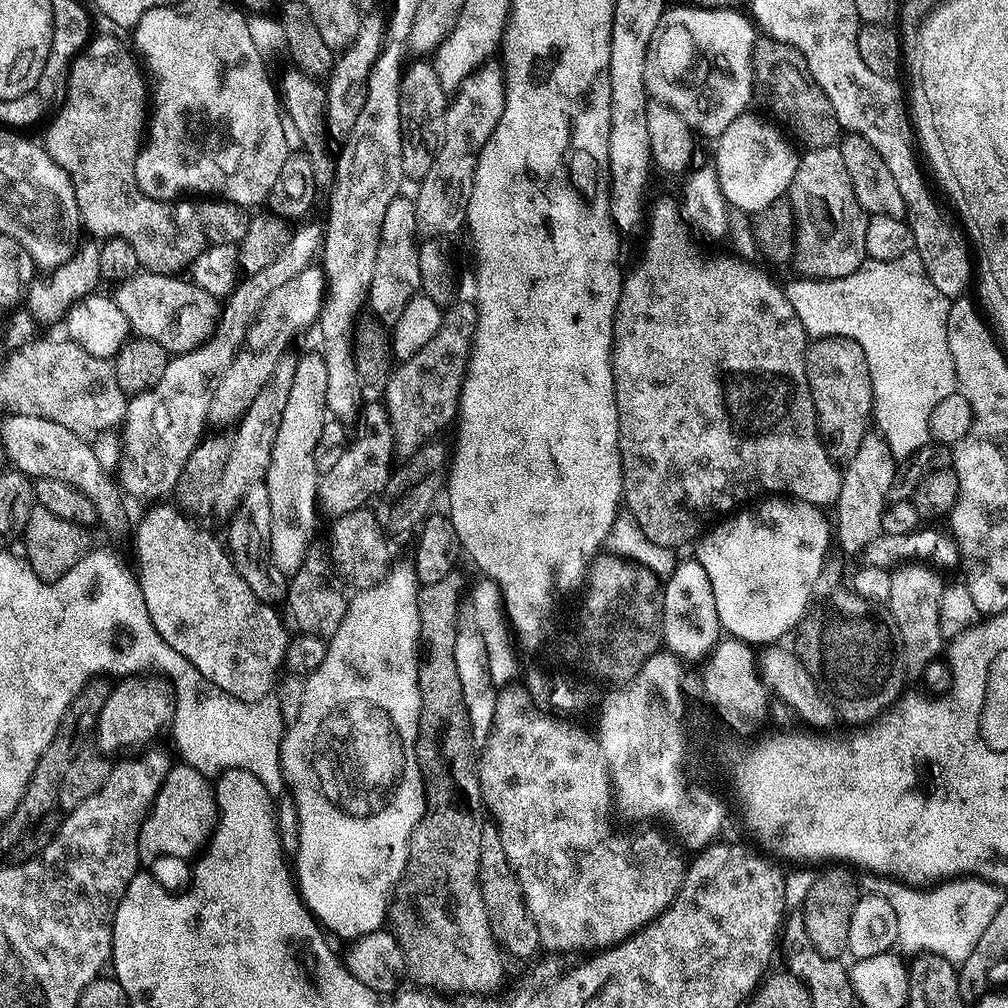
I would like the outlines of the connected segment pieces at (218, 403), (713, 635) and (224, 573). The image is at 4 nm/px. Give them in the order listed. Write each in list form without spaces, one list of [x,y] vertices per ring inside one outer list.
[[[313,264],[302,270],[296,278],[290,278],[285,285],[278,286],[273,293],[268,294],[266,301],[259,308],[258,314],[247,330],[245,343],[231,360],[230,366],[217,377],[212,388],[212,398],[208,408],[209,423],[232,424],[239,423],[251,402],[258,396],[262,386],[269,381],[278,358],[289,349],[290,340],[296,332],[312,325],[319,319],[324,301],[325,276],[321,265]]]
[[[694,558],[681,559],[674,574],[662,588],[662,644],[672,656],[684,660],[700,660],[715,649],[722,629],[714,602],[714,590],[706,570]]]
[[[160,502],[157,508],[152,508],[140,520],[140,525],[136,528],[136,560],[140,563],[140,572],[138,571],[138,583],[140,593],[146,602],[146,610],[152,619],[152,625],[155,626],[156,632],[163,638],[168,647],[174,649],[178,655],[185,658],[195,666],[196,671],[201,676],[205,676],[211,684],[218,686],[231,696],[239,700],[258,701],[273,691],[274,685],[277,683],[278,675],[276,671],[281,671],[284,655],[286,654],[286,646],[290,639],[290,632],[284,629],[284,624],[280,621],[280,616],[276,613],[277,609],[273,605],[265,604],[254,594],[254,590],[250,590],[250,586],[246,586],[246,582],[242,582],[242,574],[238,574],[238,570],[232,565],[231,555],[226,551],[225,545],[220,544],[207,532],[204,528],[195,528],[193,521],[187,515],[182,514],[176,507],[168,502]]]

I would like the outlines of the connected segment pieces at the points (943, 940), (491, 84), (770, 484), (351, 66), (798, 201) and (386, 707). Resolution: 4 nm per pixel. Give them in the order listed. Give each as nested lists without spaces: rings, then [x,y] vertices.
[[[880,878],[875,882],[875,895],[886,898],[886,902],[894,906],[894,914],[898,914],[899,947],[904,947],[905,953],[940,956],[953,966],[959,966],[969,958],[1006,899],[1005,889],[975,878],[957,878],[929,890],[919,890],[891,878]]]
[[[492,63],[481,64],[468,75],[444,113],[444,139],[440,141],[430,174],[419,181],[417,188],[420,189],[414,192],[415,235],[424,240],[447,238],[465,227],[480,151],[486,146],[504,109],[504,71],[499,63]]]
[[[664,196],[661,200],[654,201],[652,209],[649,212],[647,209],[646,220],[647,216],[648,233],[644,236],[640,261],[629,276],[627,273],[623,277],[620,300],[616,303],[616,313],[612,319],[610,365],[616,391],[617,424],[620,427],[620,467],[623,469],[624,484],[622,500],[626,511],[638,518],[638,526],[642,526],[642,534],[646,534],[650,542],[680,550],[683,544],[691,545],[701,535],[700,516],[723,517],[725,514],[735,513],[741,506],[765,494],[783,494],[817,506],[831,505],[840,497],[842,472],[829,456],[819,433],[816,407],[808,392],[808,379],[804,369],[806,333],[796,316],[794,306],[788,301],[787,291],[783,287],[779,288],[762,269],[755,268],[736,256],[707,256],[696,245],[691,232],[693,229],[681,205],[677,201],[675,204],[670,197]]]
[[[371,12],[363,15],[355,42],[351,47],[345,49],[345,52],[337,59],[332,74],[327,79],[325,121],[327,129],[333,137],[345,137],[349,130],[353,128],[359,111],[362,110],[362,105],[365,101],[362,96],[368,92],[368,76],[372,72],[372,66],[380,56],[380,52],[386,42],[387,21],[384,14],[380,15],[378,13]]]
[[[839,147],[813,148],[799,157],[796,173],[786,193],[786,200],[792,203],[796,216],[800,219],[800,229],[794,232],[794,256],[796,252],[796,268],[801,277],[809,280],[837,280],[846,278],[846,274],[854,274],[858,266],[863,264],[866,250],[866,226],[868,216],[860,207],[858,198],[854,198],[854,190],[850,186],[850,174],[846,174],[846,166],[842,162]]]
[[[410,562],[404,564],[393,563],[390,570],[385,573],[383,577],[376,584],[369,585],[368,588],[359,589],[348,601],[348,609],[342,618],[342,626],[338,626],[338,634],[334,634],[332,639],[327,641],[328,649],[326,650],[326,658],[322,658],[322,666],[318,666],[318,670],[314,670],[305,679],[304,685],[306,686],[306,694],[302,694],[302,710],[298,710],[298,718],[294,718],[284,730],[284,737],[280,743],[280,769],[284,775],[284,782],[287,791],[290,793],[292,801],[296,804],[296,817],[300,823],[300,840],[296,844],[296,851],[294,853],[294,879],[300,890],[300,897],[304,900],[304,905],[308,907],[309,912],[316,917],[317,921],[333,937],[348,936],[347,938],[355,938],[357,936],[365,936],[370,932],[379,932],[385,927],[386,924],[386,911],[390,902],[389,893],[396,887],[397,881],[404,873],[404,867],[407,866],[408,858],[408,843],[412,837],[413,830],[418,826],[418,822],[424,816],[424,780],[420,776],[420,767],[416,761],[416,738],[420,728],[420,656],[418,649],[420,647],[420,623],[418,622],[418,594],[420,593],[421,585],[416,578],[416,568]]]

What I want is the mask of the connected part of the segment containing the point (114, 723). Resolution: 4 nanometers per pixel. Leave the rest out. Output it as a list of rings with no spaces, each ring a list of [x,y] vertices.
[[[134,674],[123,677],[111,689],[109,698],[101,708],[96,725],[96,739],[99,745],[106,746],[109,740],[114,738],[120,740],[122,748],[130,748],[138,744],[150,741],[162,727],[164,729],[171,723],[176,715],[175,685],[152,674]]]

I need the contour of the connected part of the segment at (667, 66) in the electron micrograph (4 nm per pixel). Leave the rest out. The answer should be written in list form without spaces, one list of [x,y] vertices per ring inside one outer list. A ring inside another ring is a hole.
[[[669,7],[648,47],[644,88],[649,97],[674,109],[701,137],[719,138],[734,118],[749,111],[748,103],[754,100],[752,49],[758,44],[757,29],[742,13],[735,8]],[[719,56],[728,56],[728,76]]]

